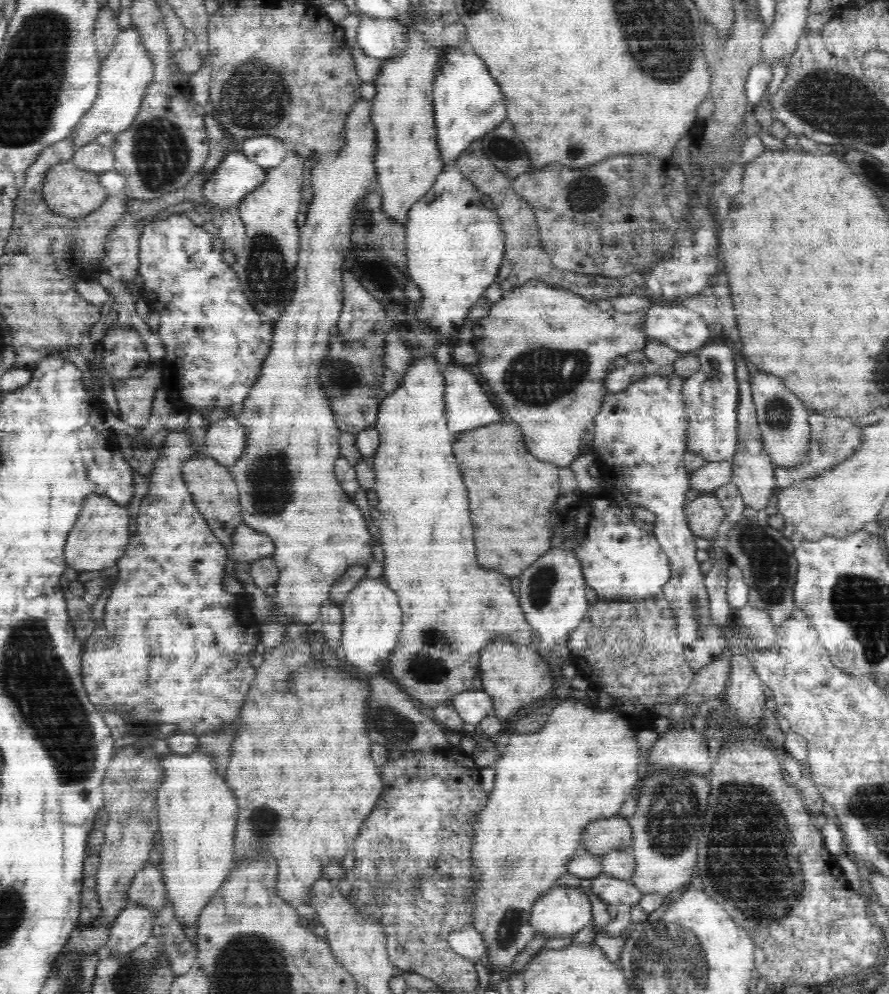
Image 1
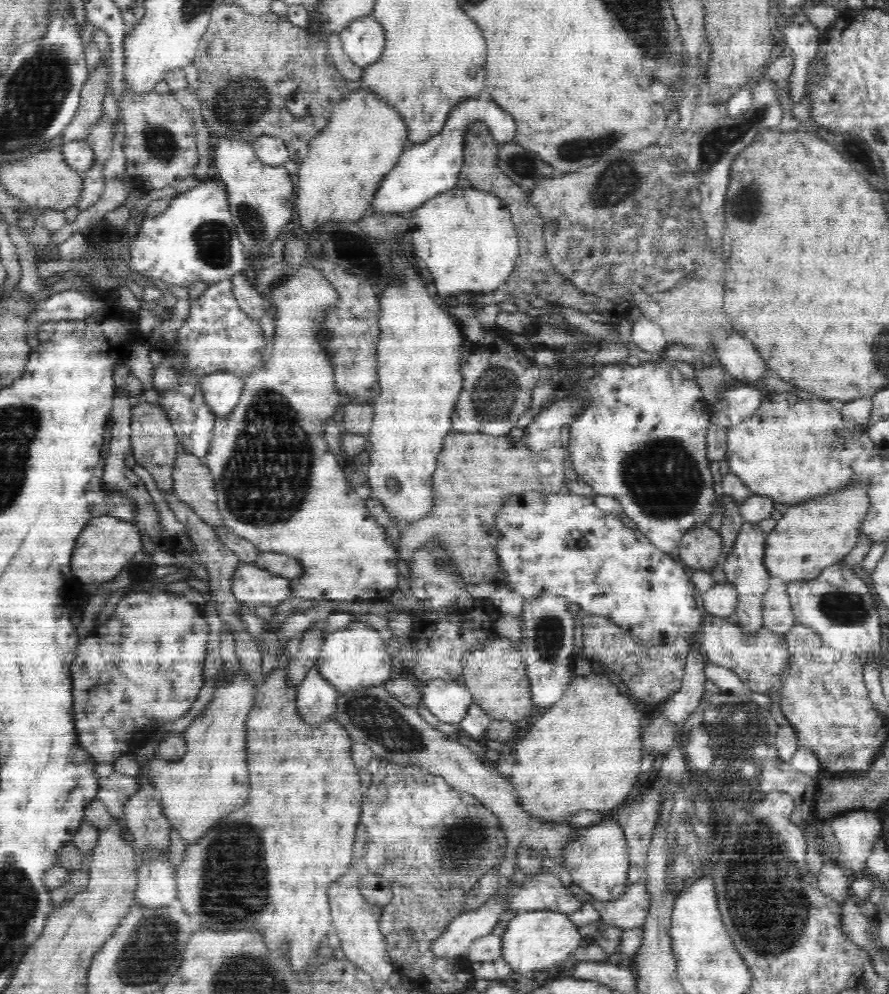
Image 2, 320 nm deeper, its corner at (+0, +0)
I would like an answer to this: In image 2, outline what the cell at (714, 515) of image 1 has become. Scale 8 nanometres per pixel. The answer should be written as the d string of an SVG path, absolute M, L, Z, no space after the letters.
M698 524L683 535L674 555L689 572L712 571L724 556L721 532Z

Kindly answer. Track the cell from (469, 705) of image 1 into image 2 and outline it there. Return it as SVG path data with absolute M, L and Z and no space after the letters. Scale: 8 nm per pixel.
M433 679L420 687L422 703L440 722L458 725L474 703L469 688L456 681Z

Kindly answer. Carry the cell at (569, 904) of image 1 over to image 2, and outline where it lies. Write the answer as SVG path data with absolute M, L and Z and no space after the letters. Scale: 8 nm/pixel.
M531 909L517 913L503 932L502 957L511 966L512 972L525 974L548 971L564 962L580 944L581 933L568 913L556 909Z

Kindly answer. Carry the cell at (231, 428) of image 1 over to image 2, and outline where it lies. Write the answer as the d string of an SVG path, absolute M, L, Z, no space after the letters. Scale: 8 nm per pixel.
M216 373L200 380L203 400L216 418L229 415L239 403L245 380L238 375Z

